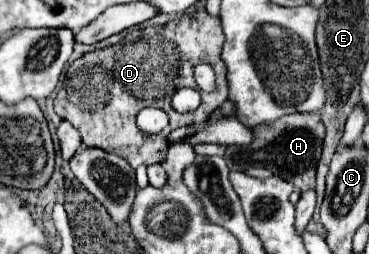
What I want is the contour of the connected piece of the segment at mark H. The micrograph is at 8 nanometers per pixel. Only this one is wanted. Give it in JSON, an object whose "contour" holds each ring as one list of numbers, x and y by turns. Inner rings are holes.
{"contour":[[290,114,284,118,278,118,276,122,266,122,262,126,254,126,254,140,248,146,226,146,224,160,230,170,248,170,248,166,260,166,268,168,274,176,286,178,286,182,294,184,300,192,314,188,314,176,316,176,316,164,322,152,322,140,324,140,324,126,320,122,318,114],[244,150,244,162,240,162,238,154]]}

